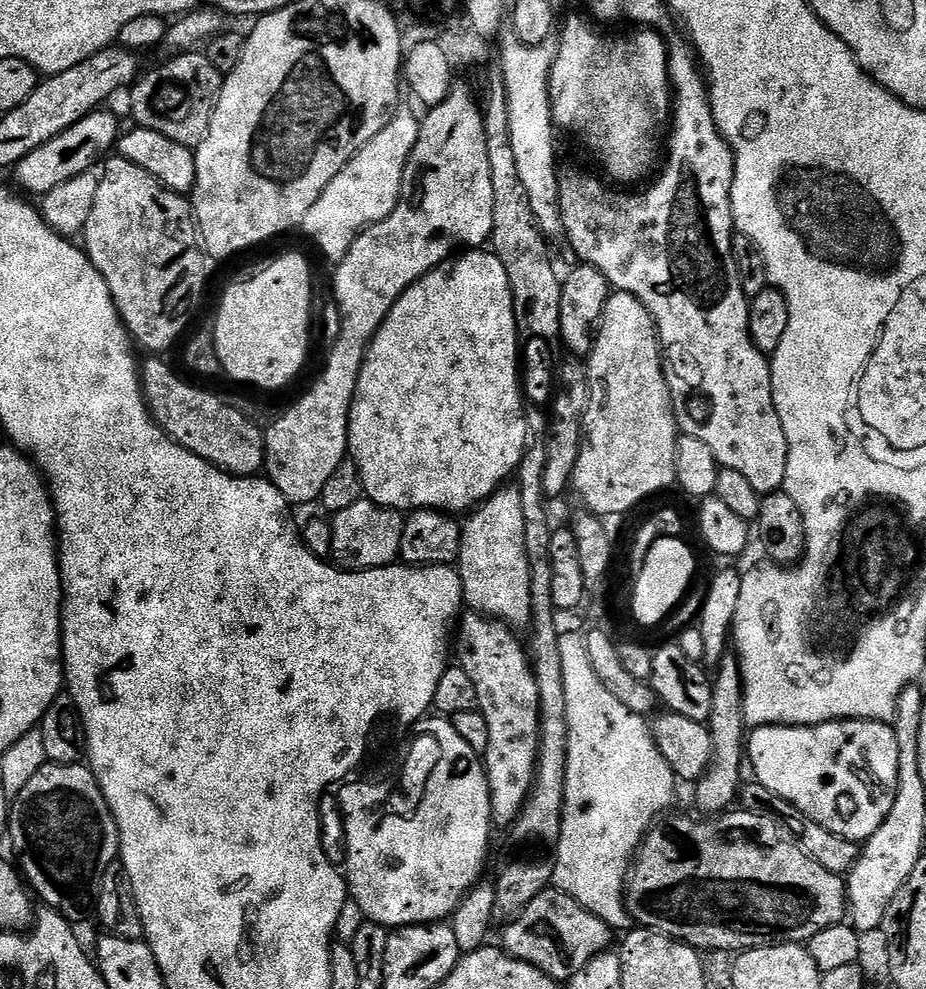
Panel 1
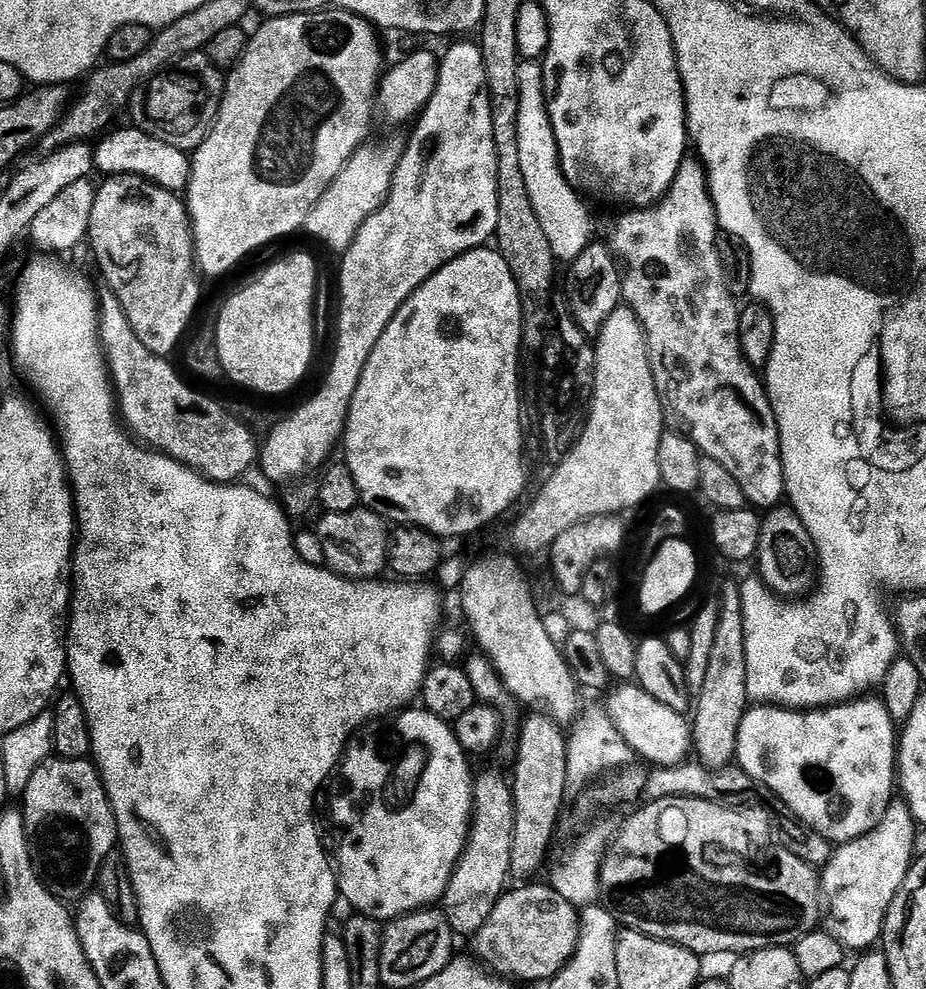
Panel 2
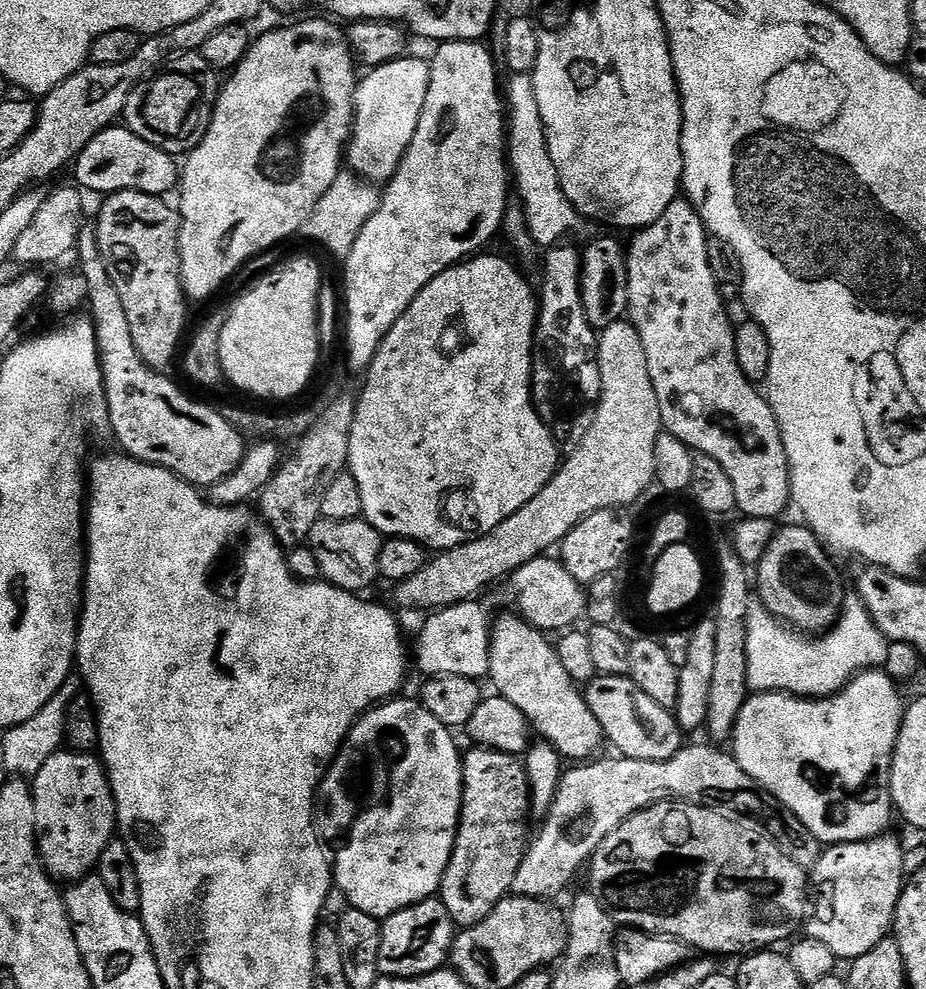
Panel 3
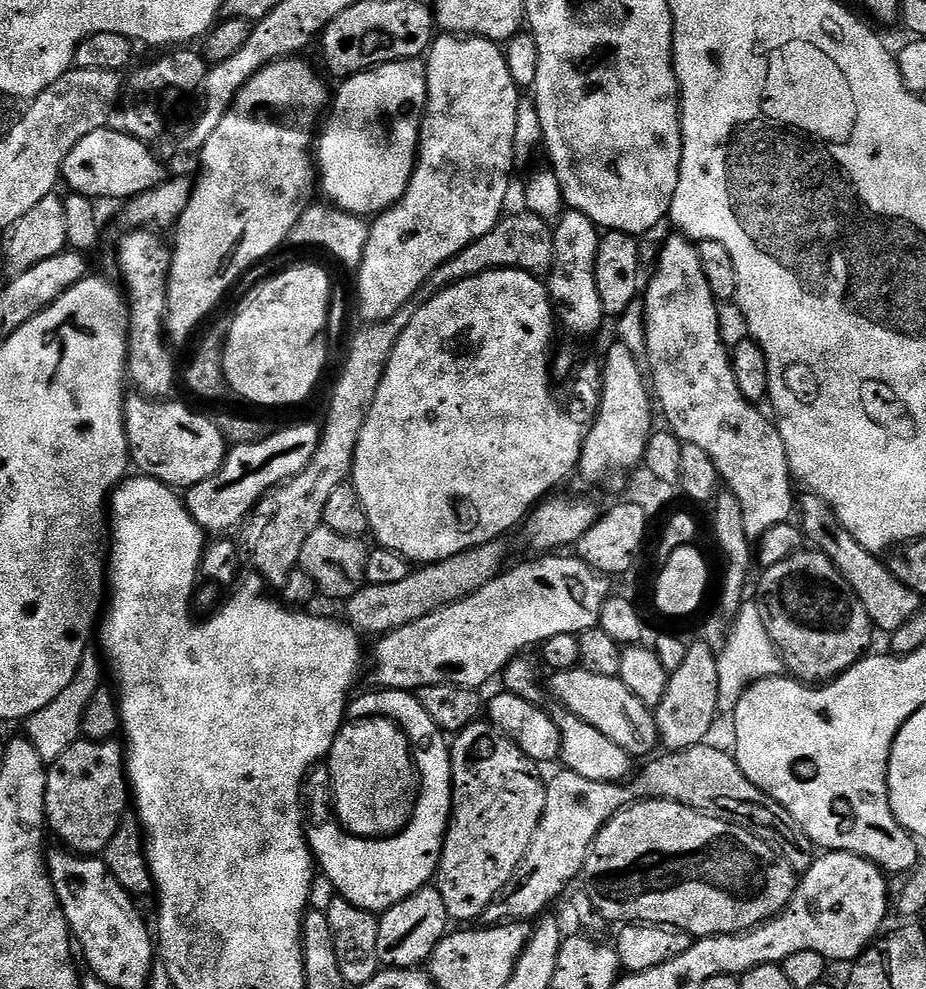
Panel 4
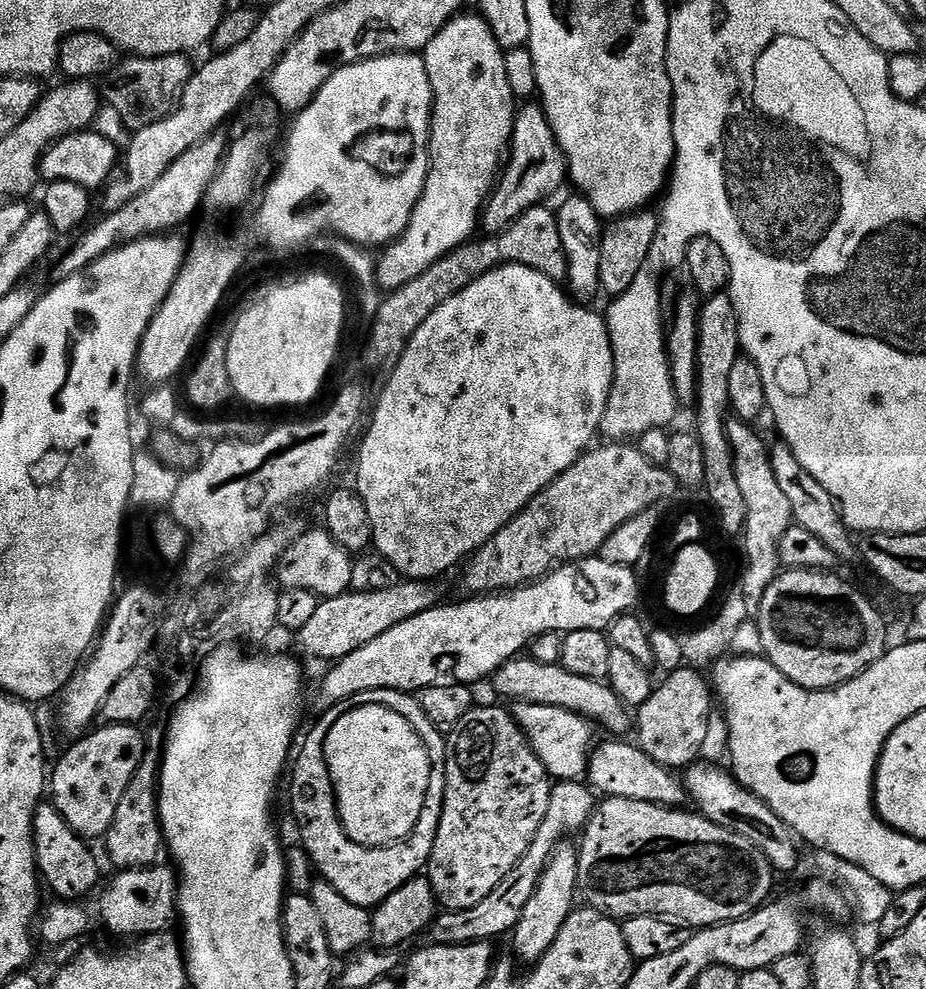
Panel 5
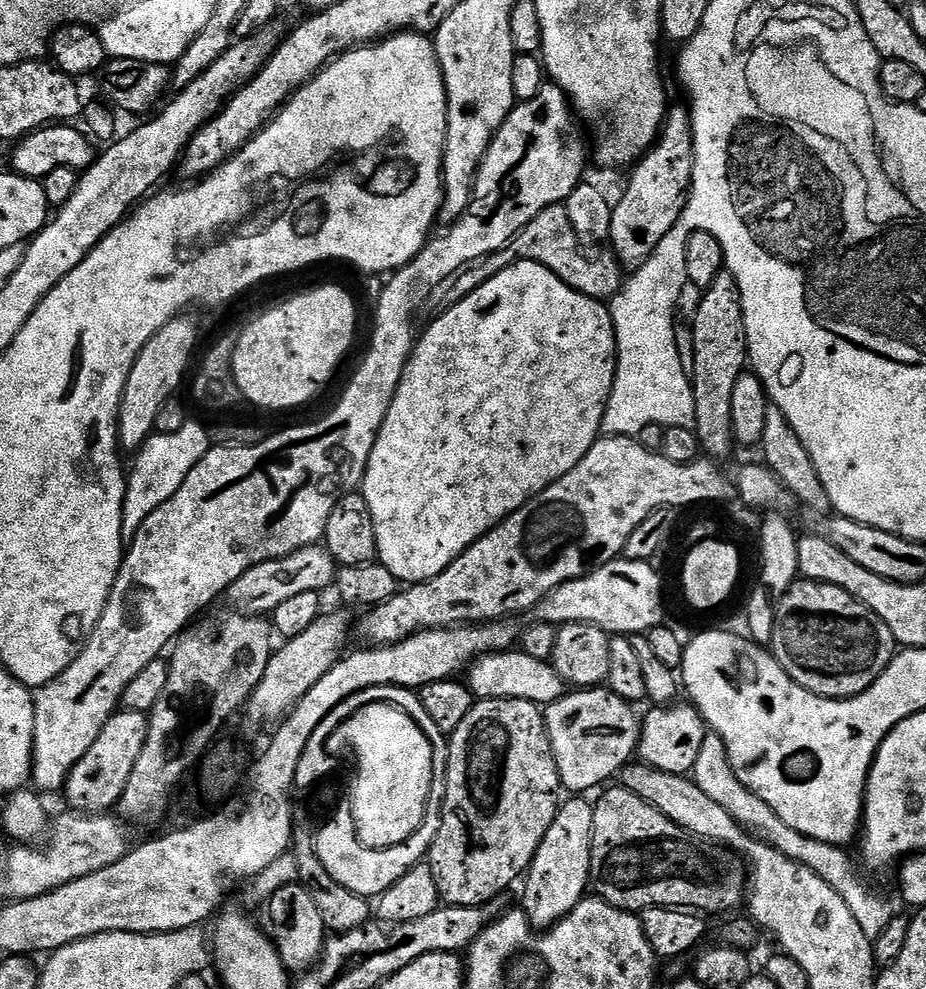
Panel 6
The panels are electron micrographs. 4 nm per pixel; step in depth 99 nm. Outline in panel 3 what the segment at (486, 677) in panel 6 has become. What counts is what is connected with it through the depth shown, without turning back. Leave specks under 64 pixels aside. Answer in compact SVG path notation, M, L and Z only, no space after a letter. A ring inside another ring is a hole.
M601 676L589 681L583 689L584 700L594 710L594 718L602 726L607 743L617 748L620 756L643 760L674 758L682 746L682 729L669 709L658 706L627 676Z

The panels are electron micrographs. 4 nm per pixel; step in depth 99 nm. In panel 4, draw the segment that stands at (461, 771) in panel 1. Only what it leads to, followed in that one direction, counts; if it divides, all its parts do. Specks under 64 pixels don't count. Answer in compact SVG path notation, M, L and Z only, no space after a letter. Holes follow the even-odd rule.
M380 688L376 692L364 692L353 695L352 712L369 712L371 716L384 716L392 720L400 728L408 728L412 736L412 744L416 744L416 761L420 775L420 791L416 793L416 820L412 820L412 828L400 834L400 840L388 840L388 844L360 844L360 840L347 840L344 830L334 827L330 815L330 804L326 799L326 790L322 786L322 774L311 773L306 784L306 831L308 845L312 848L313 857L319 871L336 887L337 893L354 906L367 912L383 914L398 906L406 898L410 898L420 888L427 888L433 883L440 865L440 855L444 849L444 839L448 833L448 823L452 817L452 749L449 737L426 714L422 702L412 692L403 692L397 688Z

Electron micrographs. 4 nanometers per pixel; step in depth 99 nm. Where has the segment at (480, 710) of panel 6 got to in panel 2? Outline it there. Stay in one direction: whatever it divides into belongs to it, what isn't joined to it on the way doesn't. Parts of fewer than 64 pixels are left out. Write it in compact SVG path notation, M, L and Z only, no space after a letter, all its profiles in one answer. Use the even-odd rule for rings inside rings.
M484 772L474 780L474 813L468 845L442 897L442 911L457 937L475 937L493 913L511 877L511 840L514 838L513 785L496 772Z

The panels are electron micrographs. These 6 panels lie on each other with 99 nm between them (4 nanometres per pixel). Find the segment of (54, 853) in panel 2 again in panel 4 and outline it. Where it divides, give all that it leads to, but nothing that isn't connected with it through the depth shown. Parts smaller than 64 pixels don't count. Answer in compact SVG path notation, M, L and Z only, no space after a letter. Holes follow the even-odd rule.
M76 739L56 761L50 764L46 782L44 818L47 831L51 835L53 832L64 843L61 845L67 851L81 856L99 857L103 853L104 847L110 842L110 838L114 838L114 830L118 830L120 821L129 808L130 789L126 771L126 748L119 739Z

